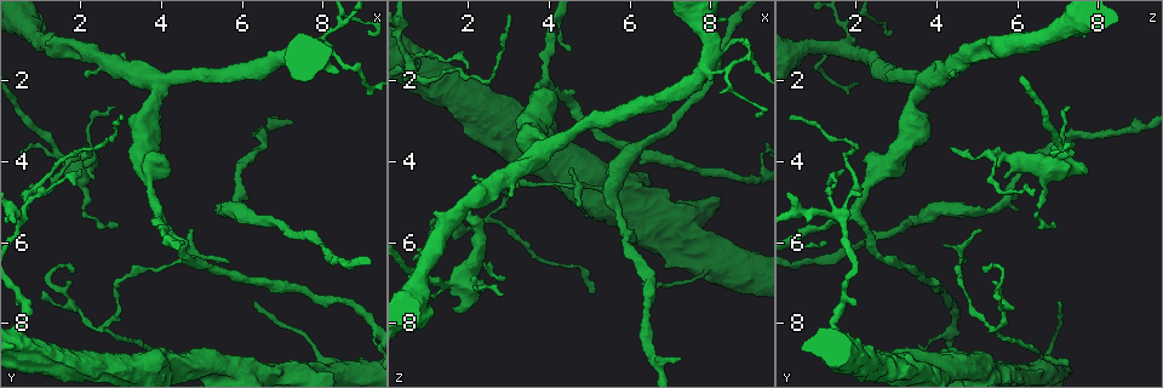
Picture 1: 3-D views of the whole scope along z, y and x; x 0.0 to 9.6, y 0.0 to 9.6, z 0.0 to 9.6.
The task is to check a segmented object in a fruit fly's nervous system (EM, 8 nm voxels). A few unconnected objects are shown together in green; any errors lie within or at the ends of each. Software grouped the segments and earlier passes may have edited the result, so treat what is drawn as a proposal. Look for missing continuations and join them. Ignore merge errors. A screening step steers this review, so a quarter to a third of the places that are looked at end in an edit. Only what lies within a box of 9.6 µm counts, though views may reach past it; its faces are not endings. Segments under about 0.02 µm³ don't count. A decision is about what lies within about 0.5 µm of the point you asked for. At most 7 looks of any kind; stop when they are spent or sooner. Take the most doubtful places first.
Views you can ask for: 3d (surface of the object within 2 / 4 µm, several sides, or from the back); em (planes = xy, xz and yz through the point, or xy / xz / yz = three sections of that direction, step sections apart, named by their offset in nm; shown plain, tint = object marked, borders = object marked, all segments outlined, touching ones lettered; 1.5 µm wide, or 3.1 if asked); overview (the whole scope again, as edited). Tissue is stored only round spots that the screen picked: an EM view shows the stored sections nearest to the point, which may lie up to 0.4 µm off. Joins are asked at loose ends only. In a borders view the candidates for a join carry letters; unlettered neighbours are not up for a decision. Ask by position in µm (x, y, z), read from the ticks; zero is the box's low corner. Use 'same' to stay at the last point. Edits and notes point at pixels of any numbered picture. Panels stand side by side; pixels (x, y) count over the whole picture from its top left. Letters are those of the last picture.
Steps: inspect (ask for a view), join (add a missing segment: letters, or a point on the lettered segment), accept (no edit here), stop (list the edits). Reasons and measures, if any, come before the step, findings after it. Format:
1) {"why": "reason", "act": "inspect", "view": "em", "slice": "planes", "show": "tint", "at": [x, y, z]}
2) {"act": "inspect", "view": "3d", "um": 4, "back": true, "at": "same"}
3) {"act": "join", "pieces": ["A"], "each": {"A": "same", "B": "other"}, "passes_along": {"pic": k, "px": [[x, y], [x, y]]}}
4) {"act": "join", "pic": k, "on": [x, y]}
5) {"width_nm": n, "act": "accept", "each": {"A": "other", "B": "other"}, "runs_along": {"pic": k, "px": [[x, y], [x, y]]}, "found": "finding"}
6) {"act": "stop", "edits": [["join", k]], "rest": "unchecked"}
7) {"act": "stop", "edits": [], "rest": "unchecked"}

{"act": "inspect", "view": "em", "slice": "planes", "show": "borders", "at": [4.75, 5.65, 5.05]}

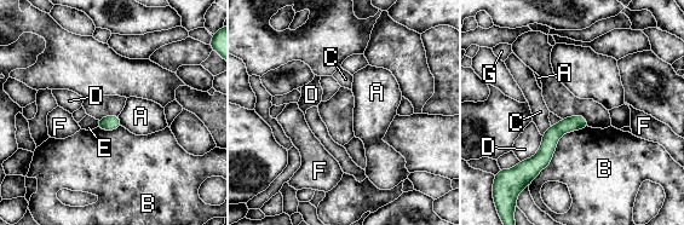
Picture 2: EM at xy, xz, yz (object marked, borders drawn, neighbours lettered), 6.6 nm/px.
{"width_nm": 100, "act": "accept", "each": {"A": "other", "B": "other", "C": "other", "D": "other", "E": "other", "F": "other", "G": "other"}, "runs_along": {"pic": 2, "px": [[584, 122], [563, 126], [529, 167]]}, "found": "no lettered segment goes on from it"}

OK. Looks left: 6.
{"why": "free end", "act": "inspect", "view": "3d", "um": 4, "at": [7.25, 3.05, 8.80]}

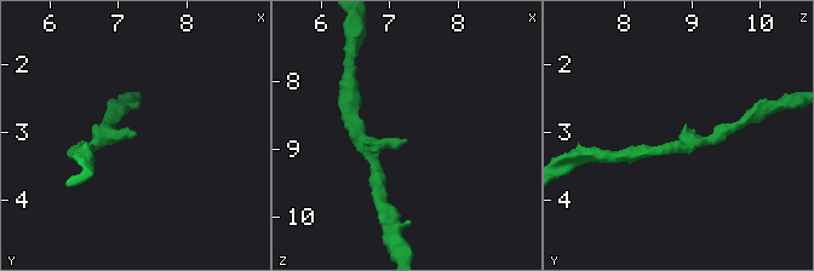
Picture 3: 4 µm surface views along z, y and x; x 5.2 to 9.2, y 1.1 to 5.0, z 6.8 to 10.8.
{"why": "shape alone is not enough", "act": "inspect", "view": "em", "slice": "xy", "step": 8, "show": "plain", "at": [7.25, 3.00, 8.85]}

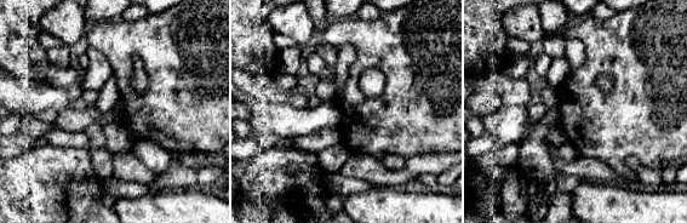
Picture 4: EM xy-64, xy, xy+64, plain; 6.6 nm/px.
{"act": "inspect", "view": "em", "slice": "xy", "step": 8, "show": "borders", "at": "same"}

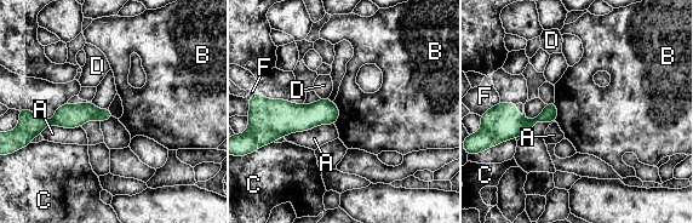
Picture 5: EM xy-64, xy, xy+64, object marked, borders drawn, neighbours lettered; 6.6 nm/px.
{"act": "accept", "each": {"A": "other", "B": "other", "C": "other", "D": "other", "F": "other"}, "runs_along": {"pic": 5, "px": [[108, 113], [76, 114], [40, 123]]}, "found": "no lettered segment goes on from it"}

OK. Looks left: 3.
{"why": "free end", "act": "inspect", "view": "3d", "um": 4, "at": [1.85, 6.75, 5.10]}

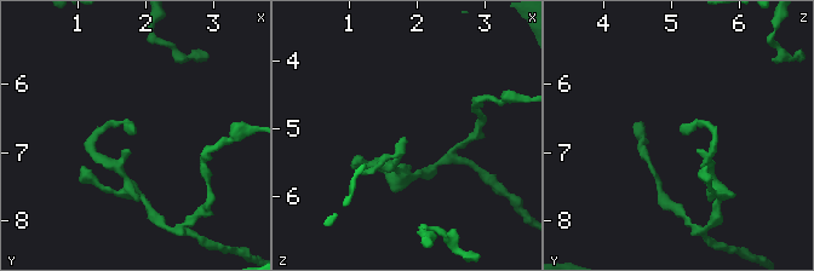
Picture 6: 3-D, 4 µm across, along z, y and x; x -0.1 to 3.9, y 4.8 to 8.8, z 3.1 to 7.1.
{"act": "inspect", "view": "em", "slice": "planes", "show": "borders", "at": [1.85, 6.70, 5.15]}

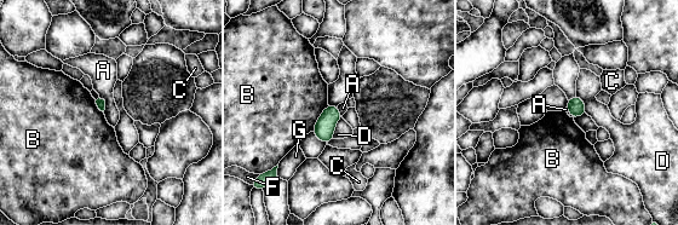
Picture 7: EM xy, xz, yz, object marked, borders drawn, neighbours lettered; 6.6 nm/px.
{"longest_contact_nm": ["B", 200], "act": "accept", "each": {"A": "other", "B": "other", "C": "other", "D": "other", "F": "other", "G": "other"}, "border": {"pic": 7, "px": [[99, 94], [104, 101], [104, 111]]}, "found": "none of them fits"}

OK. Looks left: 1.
{"act": "stop", "edits": [], "rest": "unchecked"}

